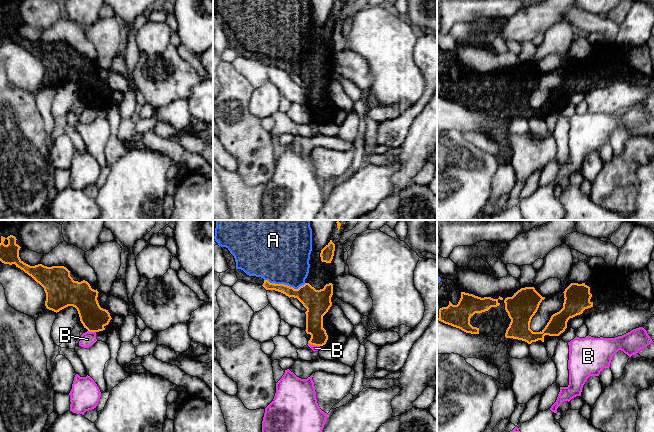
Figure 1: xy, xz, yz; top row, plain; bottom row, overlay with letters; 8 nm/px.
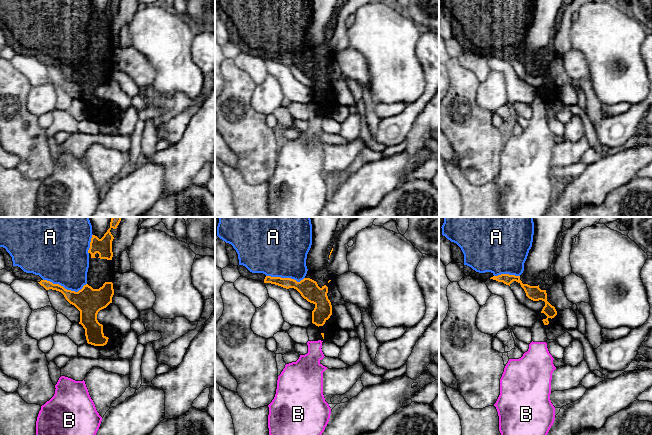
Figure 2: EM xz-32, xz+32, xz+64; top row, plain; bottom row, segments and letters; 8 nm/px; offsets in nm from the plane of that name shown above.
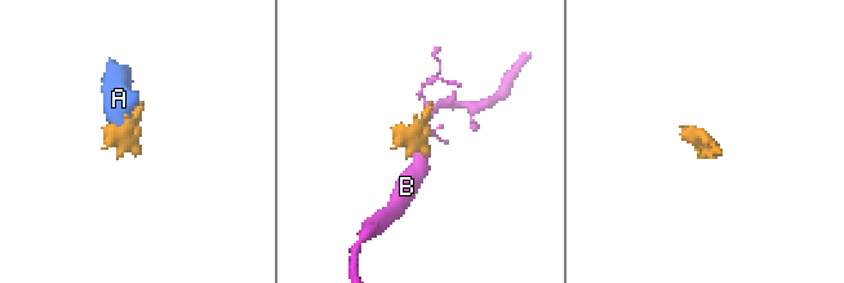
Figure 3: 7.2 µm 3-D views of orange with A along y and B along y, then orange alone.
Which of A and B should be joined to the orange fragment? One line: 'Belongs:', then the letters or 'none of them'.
Belongs: A

